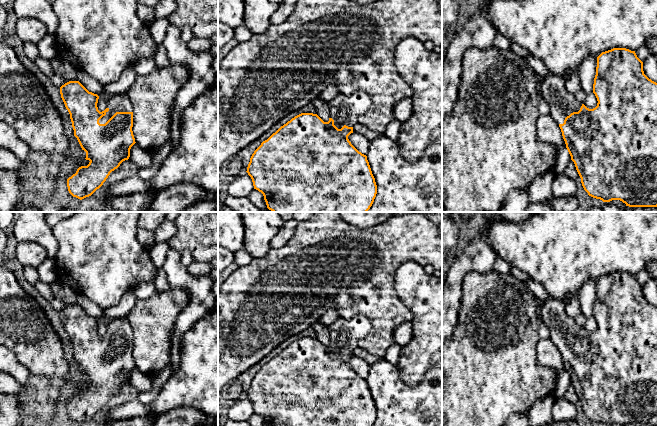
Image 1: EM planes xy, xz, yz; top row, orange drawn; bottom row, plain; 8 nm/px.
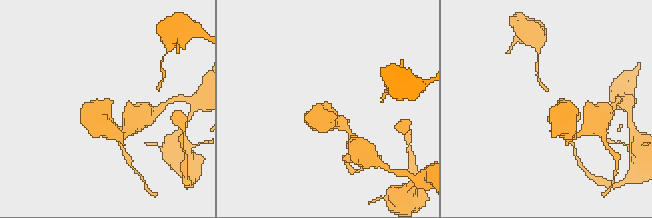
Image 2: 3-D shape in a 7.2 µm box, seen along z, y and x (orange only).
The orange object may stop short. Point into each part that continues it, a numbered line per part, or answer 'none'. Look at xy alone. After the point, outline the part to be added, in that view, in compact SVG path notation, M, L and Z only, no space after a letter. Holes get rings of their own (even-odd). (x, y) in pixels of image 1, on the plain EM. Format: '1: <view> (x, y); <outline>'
1: xy (117, 326); M113 318L108 322L106 339L100 344L100 348L105 348L116 336L133 336L133 327L129 318Z

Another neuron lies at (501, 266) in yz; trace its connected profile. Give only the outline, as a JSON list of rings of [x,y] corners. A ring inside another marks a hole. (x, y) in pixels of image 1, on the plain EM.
[[[499,257],[493,265],[493,270],[500,274],[510,273],[511,268],[512,265],[501,257]]]

